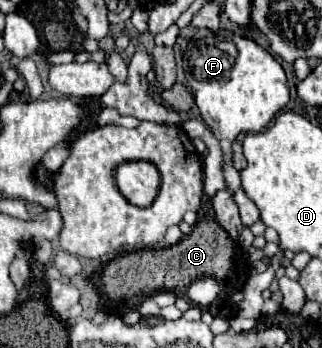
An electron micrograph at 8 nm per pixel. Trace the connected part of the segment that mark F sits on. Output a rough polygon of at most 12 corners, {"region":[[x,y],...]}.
{"region":[[198,29],[184,75],[220,141],[262,131],[290,101],[280,63],[252,39]]}

